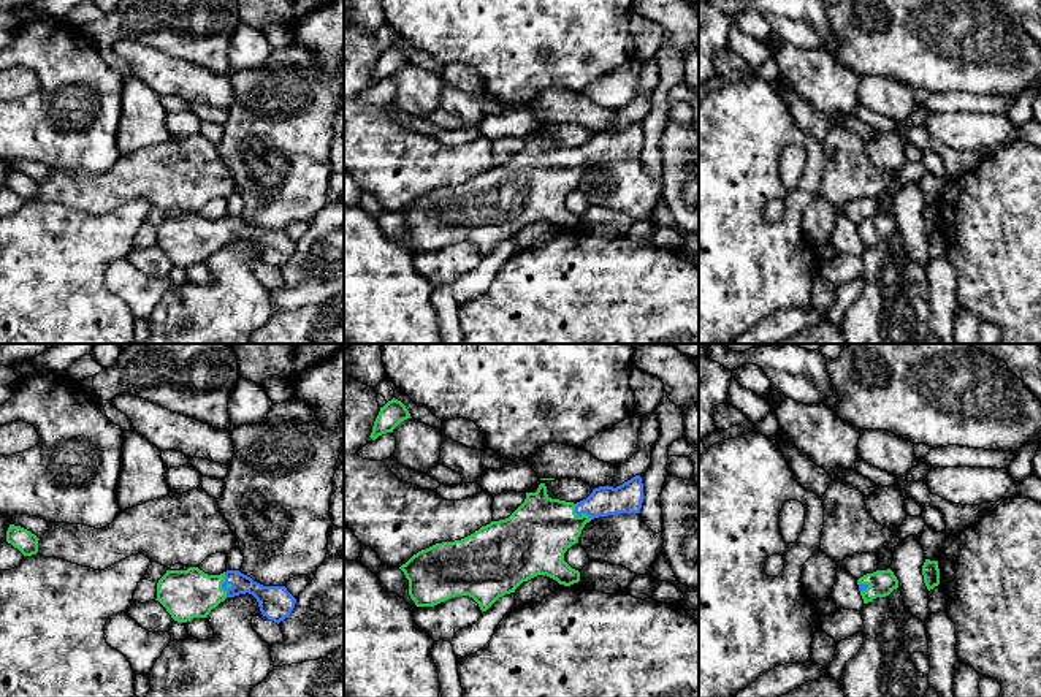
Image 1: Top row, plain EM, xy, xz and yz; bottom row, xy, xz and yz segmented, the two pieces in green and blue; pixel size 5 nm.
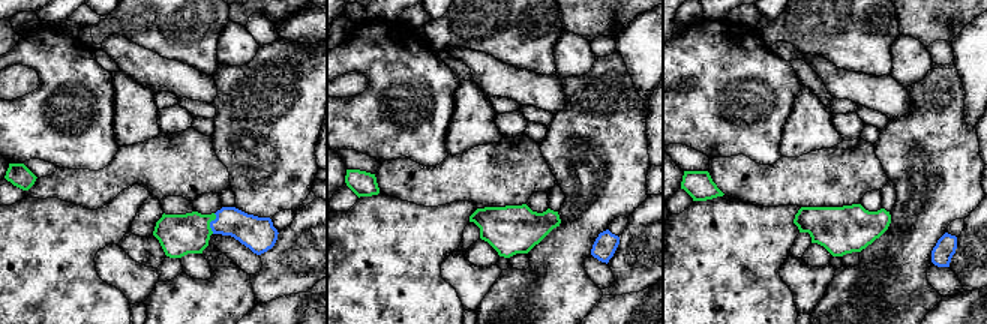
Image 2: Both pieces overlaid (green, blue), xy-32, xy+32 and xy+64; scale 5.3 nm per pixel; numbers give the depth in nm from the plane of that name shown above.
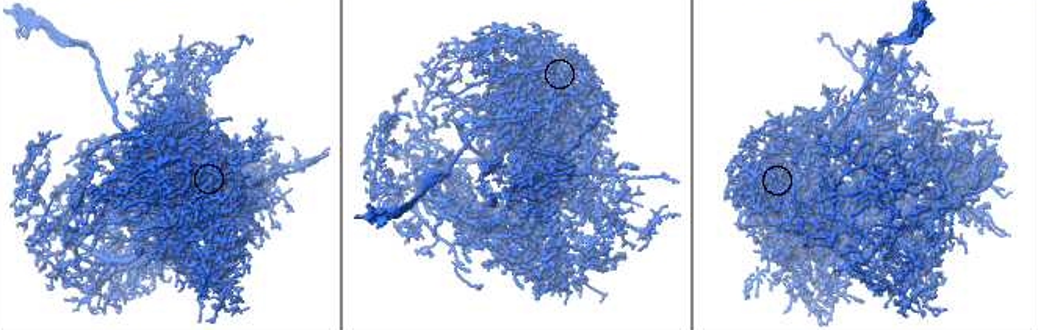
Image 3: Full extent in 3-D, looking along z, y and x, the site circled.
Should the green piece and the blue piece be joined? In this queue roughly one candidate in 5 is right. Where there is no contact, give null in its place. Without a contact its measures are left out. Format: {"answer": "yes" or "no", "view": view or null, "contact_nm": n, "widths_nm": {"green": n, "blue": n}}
{"answer": "yes", "view": "xy", "contact_nm": 130, "widths_nm": {"green": 260, "blue": 160}}

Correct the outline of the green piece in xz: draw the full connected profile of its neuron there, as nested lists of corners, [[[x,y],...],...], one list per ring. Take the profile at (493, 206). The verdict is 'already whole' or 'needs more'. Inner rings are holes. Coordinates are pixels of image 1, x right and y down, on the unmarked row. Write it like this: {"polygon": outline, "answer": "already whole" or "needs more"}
{"polygon": [[[640,120],[616,133],[594,133],[577,149],[551,144],[545,128],[540,128],[536,138],[526,138],[524,147],[509,163],[491,166],[461,185],[421,195],[399,214],[409,225],[409,241],[417,252],[434,252],[455,241],[469,241],[486,257],[499,242],[515,238],[523,227],[537,220],[547,220],[564,231],[578,228],[580,217],[564,206],[564,198],[578,189],[585,169],[599,162],[640,158],[642,147]]], "answer": "needs more"}

